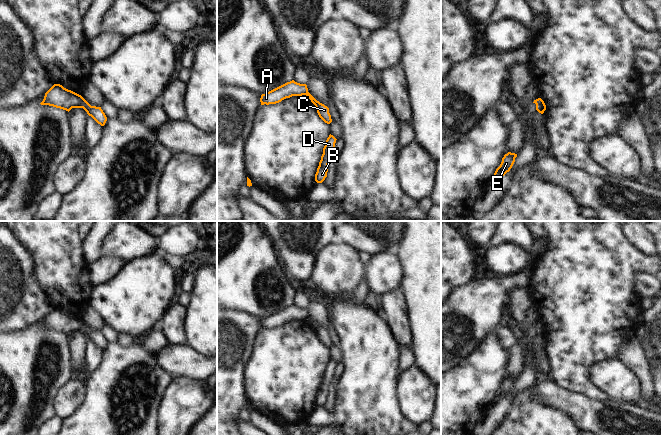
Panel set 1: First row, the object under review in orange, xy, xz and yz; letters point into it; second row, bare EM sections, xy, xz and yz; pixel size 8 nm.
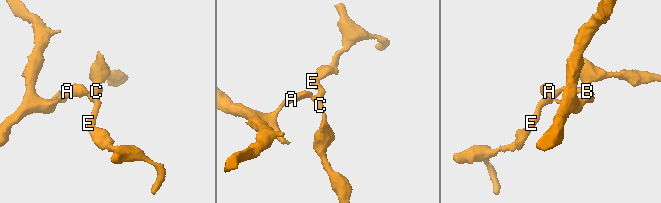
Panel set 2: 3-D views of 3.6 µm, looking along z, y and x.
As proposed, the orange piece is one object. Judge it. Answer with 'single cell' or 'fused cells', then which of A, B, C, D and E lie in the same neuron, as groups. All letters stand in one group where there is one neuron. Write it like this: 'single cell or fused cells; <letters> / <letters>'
fused cells; A / B C D E

